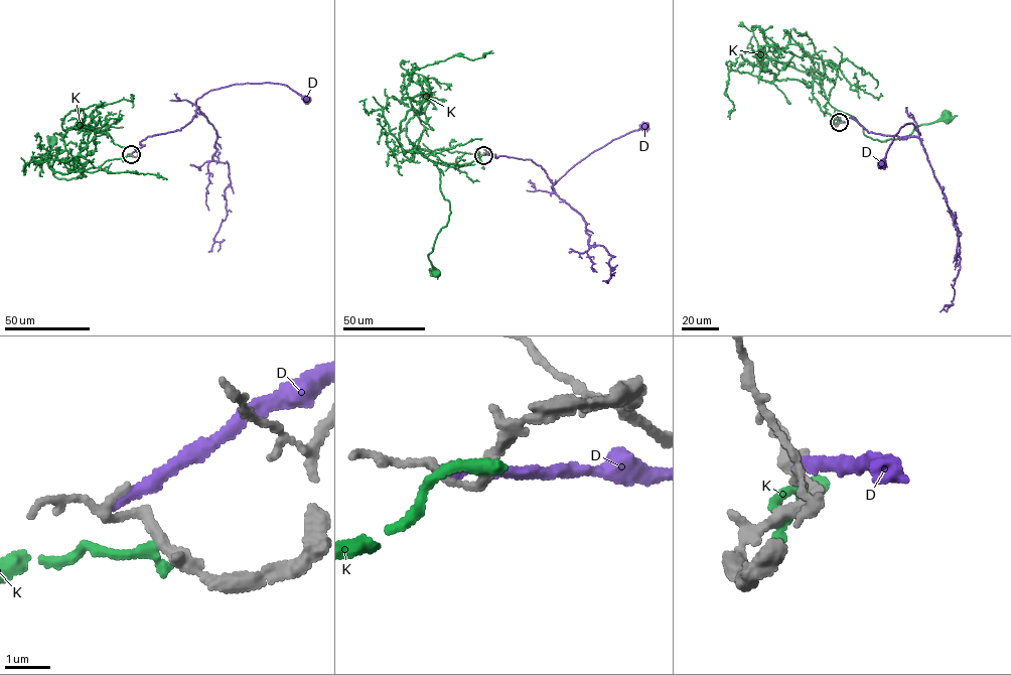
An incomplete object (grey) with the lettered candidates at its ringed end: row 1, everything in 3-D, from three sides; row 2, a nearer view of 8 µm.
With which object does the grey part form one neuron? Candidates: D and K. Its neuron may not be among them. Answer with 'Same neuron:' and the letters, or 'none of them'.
Same neuron: none of them

